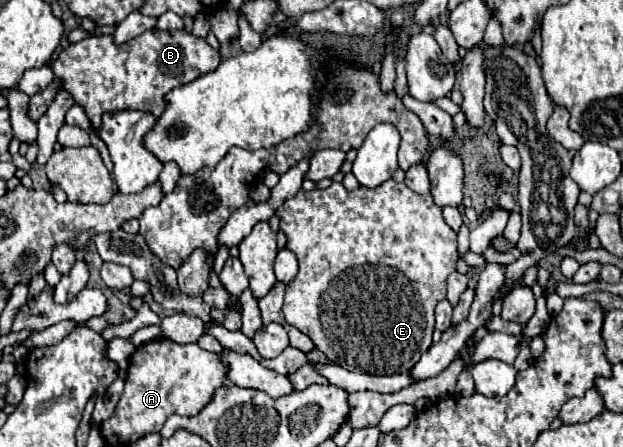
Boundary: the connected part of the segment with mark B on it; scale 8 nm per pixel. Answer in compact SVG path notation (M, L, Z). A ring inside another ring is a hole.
M148 30L138 38L132 38L124 44L114 44L112 36L88 36L76 44L70 44L60 52L56 62L52 64L54 78L60 80L60 86L74 98L78 106L84 108L86 116L90 118L92 130L102 126L102 114L116 114L122 110L142 110L150 112L156 118L164 112L164 94L170 90L184 86L202 74L214 72L220 64L220 54L214 50L204 38L198 38L186 30L178 30L178 34L166 34L162 30Z

